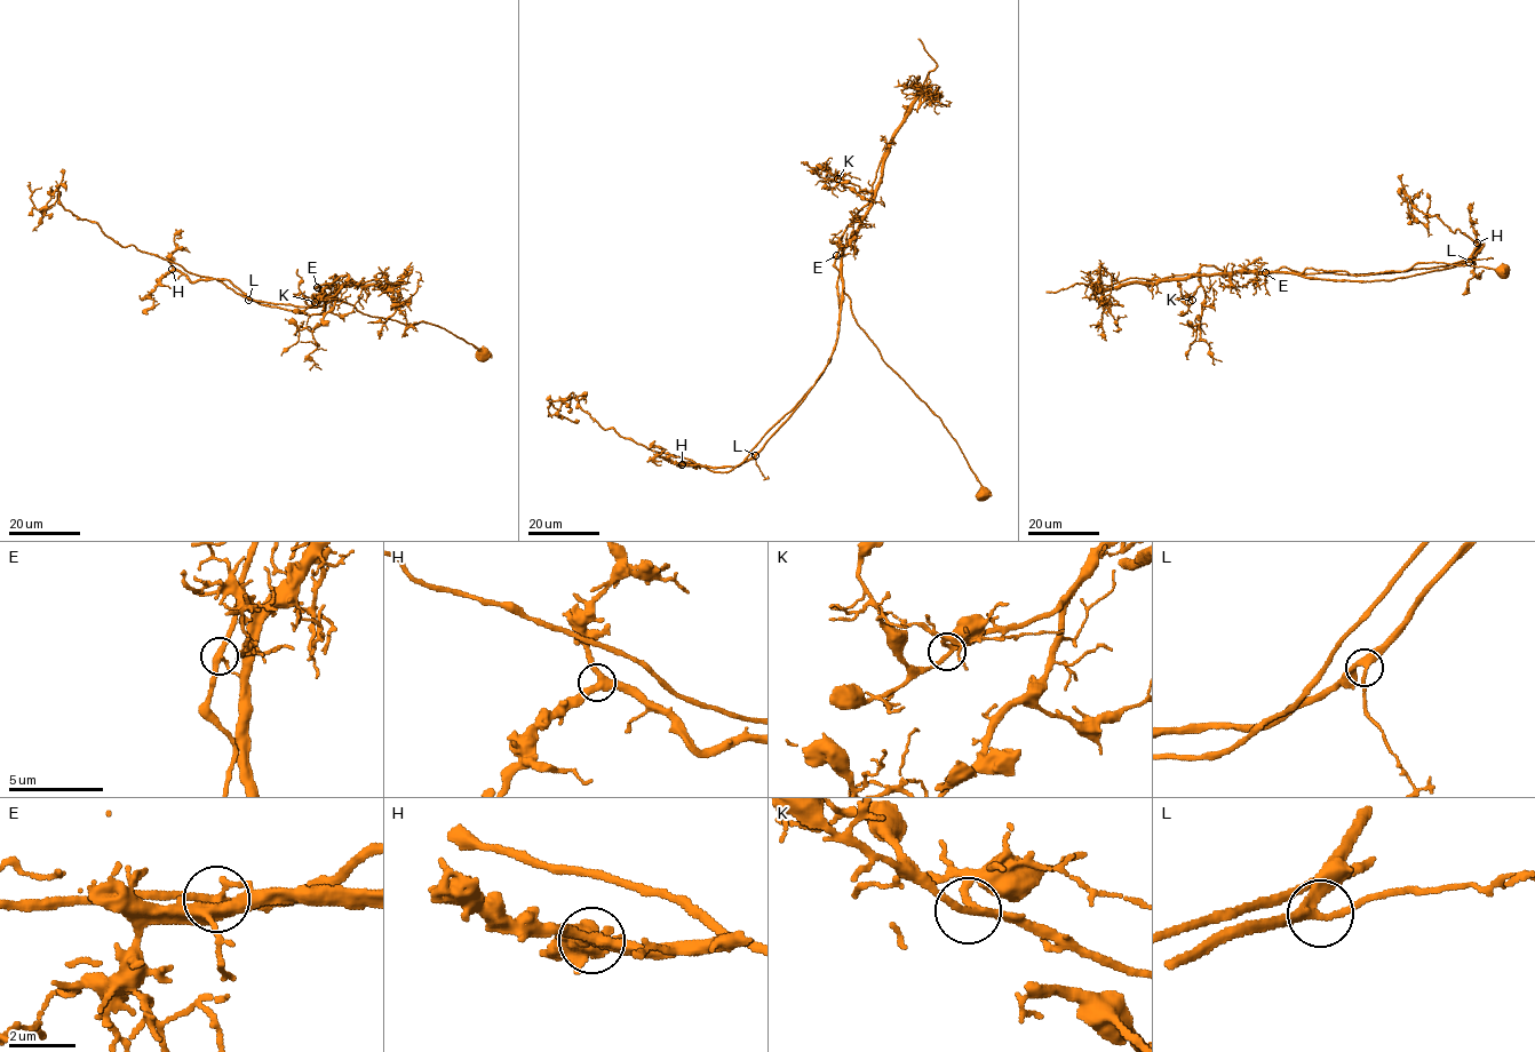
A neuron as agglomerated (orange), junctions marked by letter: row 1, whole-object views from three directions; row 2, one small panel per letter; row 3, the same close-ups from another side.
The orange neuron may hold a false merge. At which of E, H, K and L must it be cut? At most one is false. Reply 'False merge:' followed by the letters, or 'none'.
False merge: E

